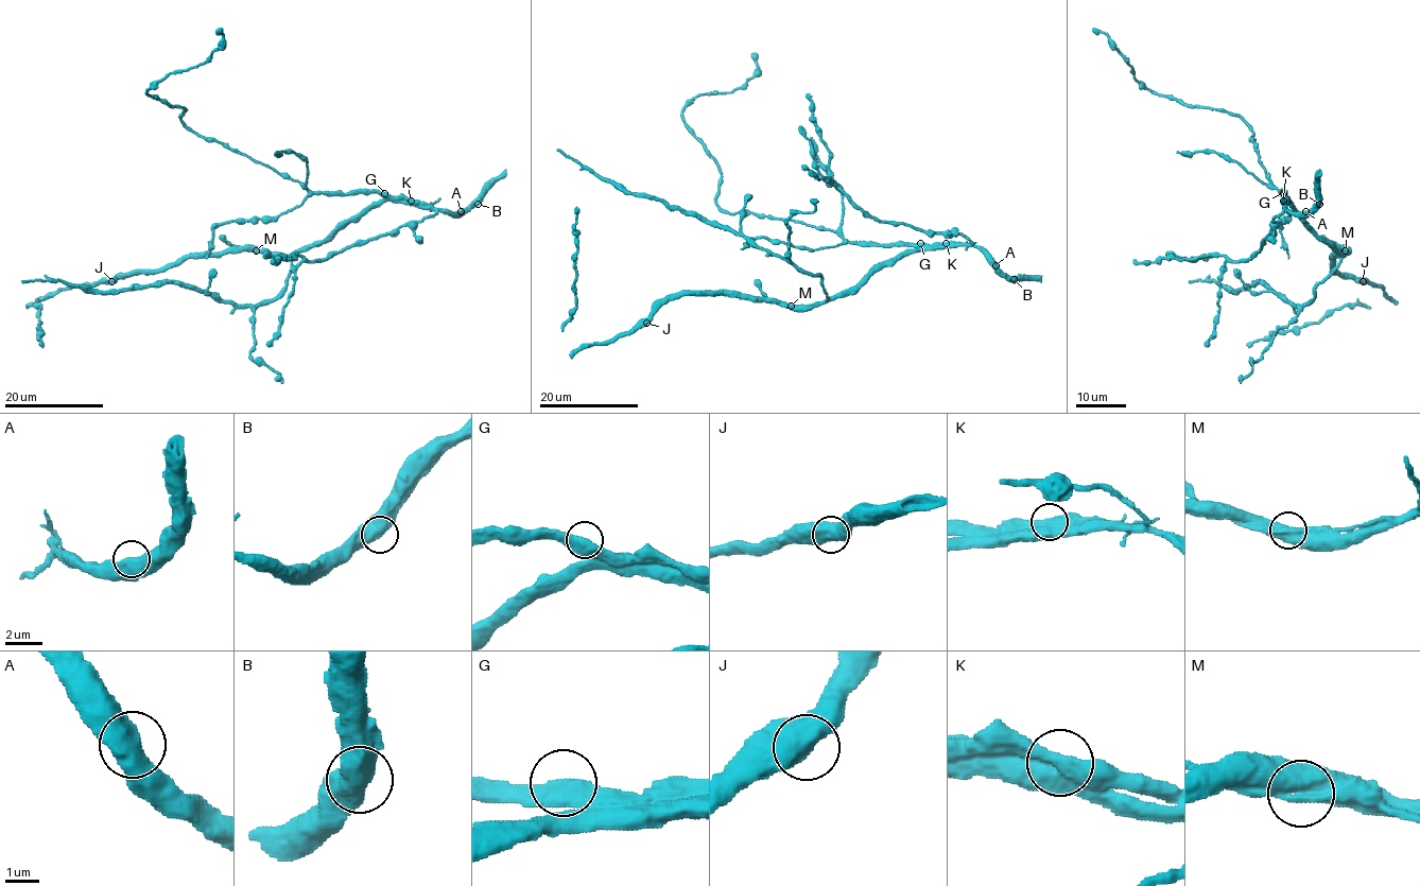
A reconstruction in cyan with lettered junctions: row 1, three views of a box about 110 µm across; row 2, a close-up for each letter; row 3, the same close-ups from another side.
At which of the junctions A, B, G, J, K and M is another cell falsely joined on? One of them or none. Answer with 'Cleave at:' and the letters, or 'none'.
Cleave at: none

